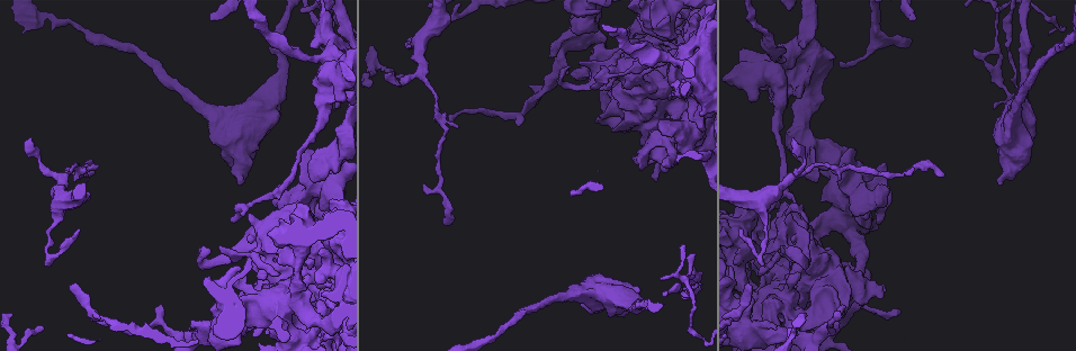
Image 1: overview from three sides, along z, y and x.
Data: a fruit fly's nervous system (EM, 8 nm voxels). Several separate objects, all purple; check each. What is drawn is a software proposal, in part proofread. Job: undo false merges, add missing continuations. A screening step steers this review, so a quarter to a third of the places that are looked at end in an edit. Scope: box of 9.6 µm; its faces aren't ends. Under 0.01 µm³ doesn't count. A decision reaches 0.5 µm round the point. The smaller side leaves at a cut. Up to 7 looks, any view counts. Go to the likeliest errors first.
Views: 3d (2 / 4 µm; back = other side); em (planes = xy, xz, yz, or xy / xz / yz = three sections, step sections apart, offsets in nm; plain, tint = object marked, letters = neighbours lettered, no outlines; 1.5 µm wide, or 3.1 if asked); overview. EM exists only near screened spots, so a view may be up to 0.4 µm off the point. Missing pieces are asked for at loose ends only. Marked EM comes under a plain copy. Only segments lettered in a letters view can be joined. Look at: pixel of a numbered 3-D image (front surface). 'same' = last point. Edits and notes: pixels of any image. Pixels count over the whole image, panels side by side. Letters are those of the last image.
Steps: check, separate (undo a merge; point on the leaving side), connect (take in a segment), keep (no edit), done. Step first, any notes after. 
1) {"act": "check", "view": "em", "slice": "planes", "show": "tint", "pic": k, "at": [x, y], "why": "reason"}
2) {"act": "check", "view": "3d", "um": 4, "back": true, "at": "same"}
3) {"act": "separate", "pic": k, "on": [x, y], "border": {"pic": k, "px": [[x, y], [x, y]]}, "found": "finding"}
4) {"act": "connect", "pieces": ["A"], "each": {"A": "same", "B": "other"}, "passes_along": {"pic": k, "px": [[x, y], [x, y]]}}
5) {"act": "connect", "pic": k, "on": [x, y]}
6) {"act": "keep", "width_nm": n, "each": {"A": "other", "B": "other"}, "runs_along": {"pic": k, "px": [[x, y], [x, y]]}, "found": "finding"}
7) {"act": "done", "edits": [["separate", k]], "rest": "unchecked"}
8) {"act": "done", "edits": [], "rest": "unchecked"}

{"act": "check", "view": "em", "slice": "yz", "step": 8, "show": "tint", "pic": 1, "at": [322, 336], "why": "four or more arms meet"}

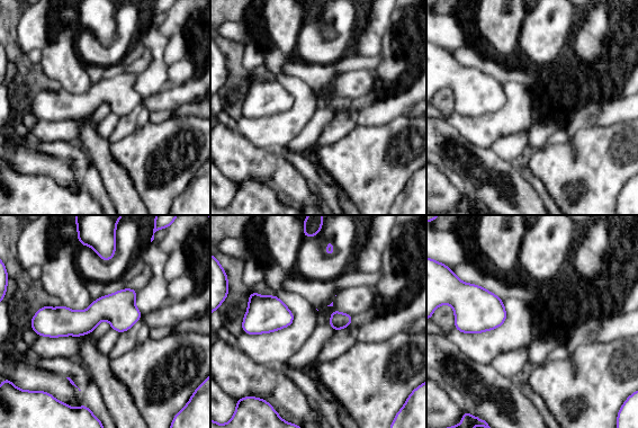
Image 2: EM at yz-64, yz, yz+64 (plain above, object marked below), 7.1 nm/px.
{"act": "check", "view": "em", "slice": "planes", "show": "letters", "at": "same"}

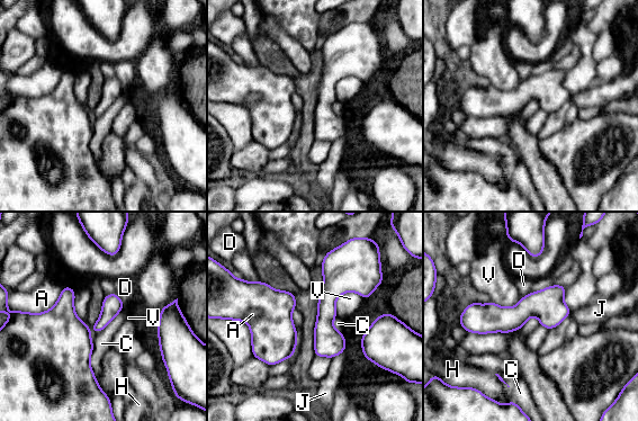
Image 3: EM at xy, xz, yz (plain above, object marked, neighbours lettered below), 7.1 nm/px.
{"act": "keep", "each": {"A": "other", "C": "other", "D": "other", "H": "other", "J": "other", "V": "other"}, "found": "one neuron here"}

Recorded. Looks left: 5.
{"act": "check", "view": "em", "um": 3.1, "slice": "planes", "show": "letters", "pic": 1, "at": [603, 112], "why": "thick end"}

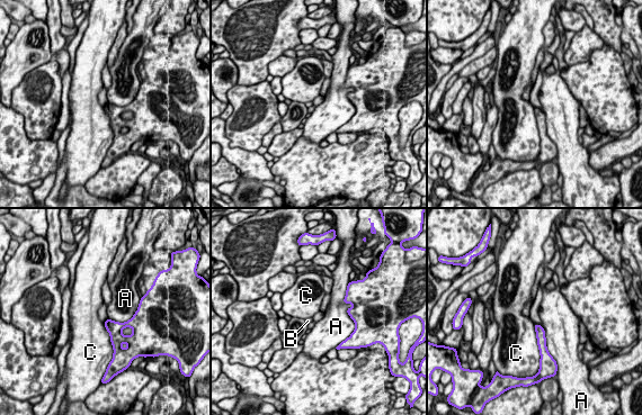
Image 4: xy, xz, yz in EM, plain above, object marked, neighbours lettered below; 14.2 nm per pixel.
{"act": "keep", "longest_contact_nm": ["C", 650], "each": {"A": "other", "B": "other", "C": "other"}, "border": {"pic": 4, "px": [[104, 322], [113, 349], [108, 366]]}, "found": "no lettered segment goes on from it"}

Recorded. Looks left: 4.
{"act": "check", "view": "3d", "um": 2, "pic": 1, "at": [999, 184], "why": "stops while still wide"}

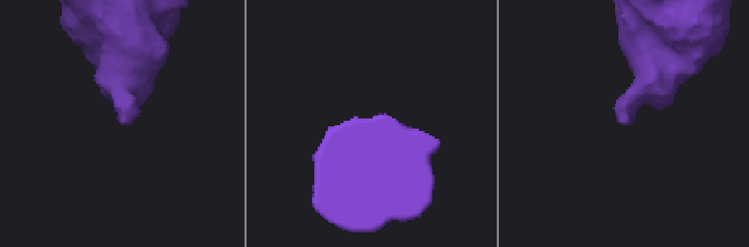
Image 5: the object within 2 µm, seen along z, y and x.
{"act": "check", "view": "em", "slice": "planes", "show": "letters", "pic": 5, "at": [132, 122]}

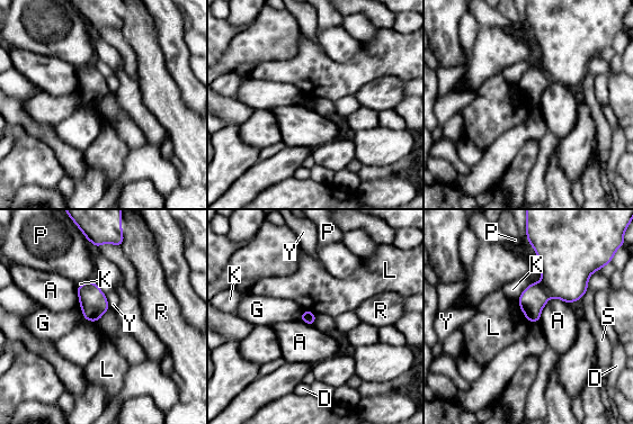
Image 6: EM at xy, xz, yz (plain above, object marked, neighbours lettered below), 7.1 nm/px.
{"act": "keep", "each": {"A": "other", "D": "other", "G": "other", "K": "other", "L": "other", "P": "other", "R": "other", "S": "other", "Y": "other"}, "border": {"pic": 6, "px": [[516, 301], [528, 322]]}, "found": "none of them fits"}

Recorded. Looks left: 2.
{"act": "done", "edits": [], "rest": "unchecked"}

